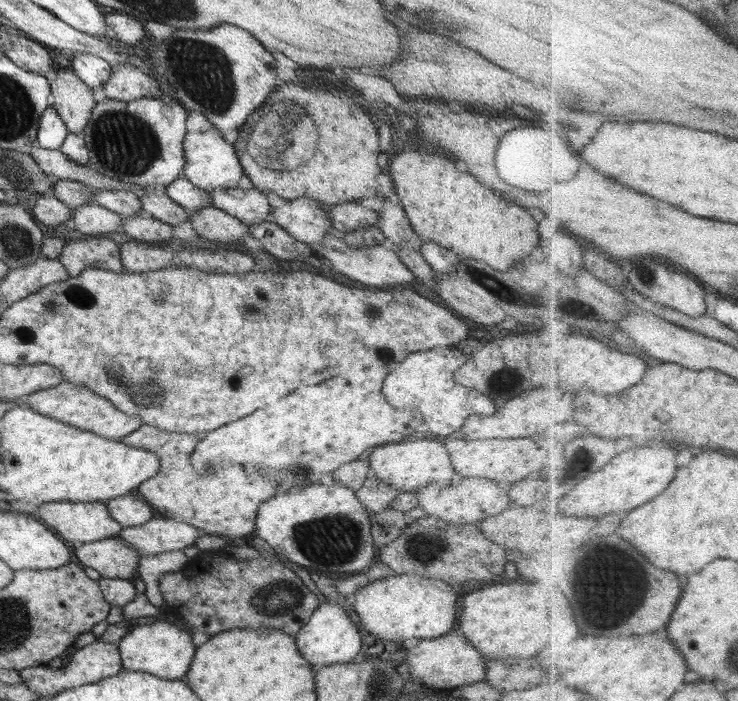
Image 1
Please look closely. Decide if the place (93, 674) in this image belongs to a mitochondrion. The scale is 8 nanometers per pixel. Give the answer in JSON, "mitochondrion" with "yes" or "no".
{"mitochondrion":"no"}

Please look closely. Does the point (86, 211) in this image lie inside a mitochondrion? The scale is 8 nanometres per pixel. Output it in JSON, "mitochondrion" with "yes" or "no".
{"mitochondrion":"no"}

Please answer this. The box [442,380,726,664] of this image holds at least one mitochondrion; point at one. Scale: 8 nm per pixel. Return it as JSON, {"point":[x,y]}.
{"point":[604,611]}

